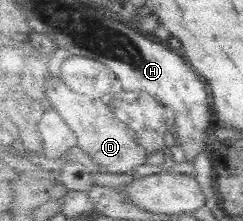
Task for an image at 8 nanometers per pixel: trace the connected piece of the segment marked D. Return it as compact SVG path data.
M49 75L49 83L59 83L59 85L49 85L47 95L71 130L79 135L78 147L86 153L85 160L91 160L97 164L101 171L127 175L133 169L147 164L149 152L139 145L135 131L131 131L131 127L127 127L115 116L109 103L105 104L101 98L91 96L83 96L79 101L79 95L68 85L63 85L61 79L53 79L53 75Z

